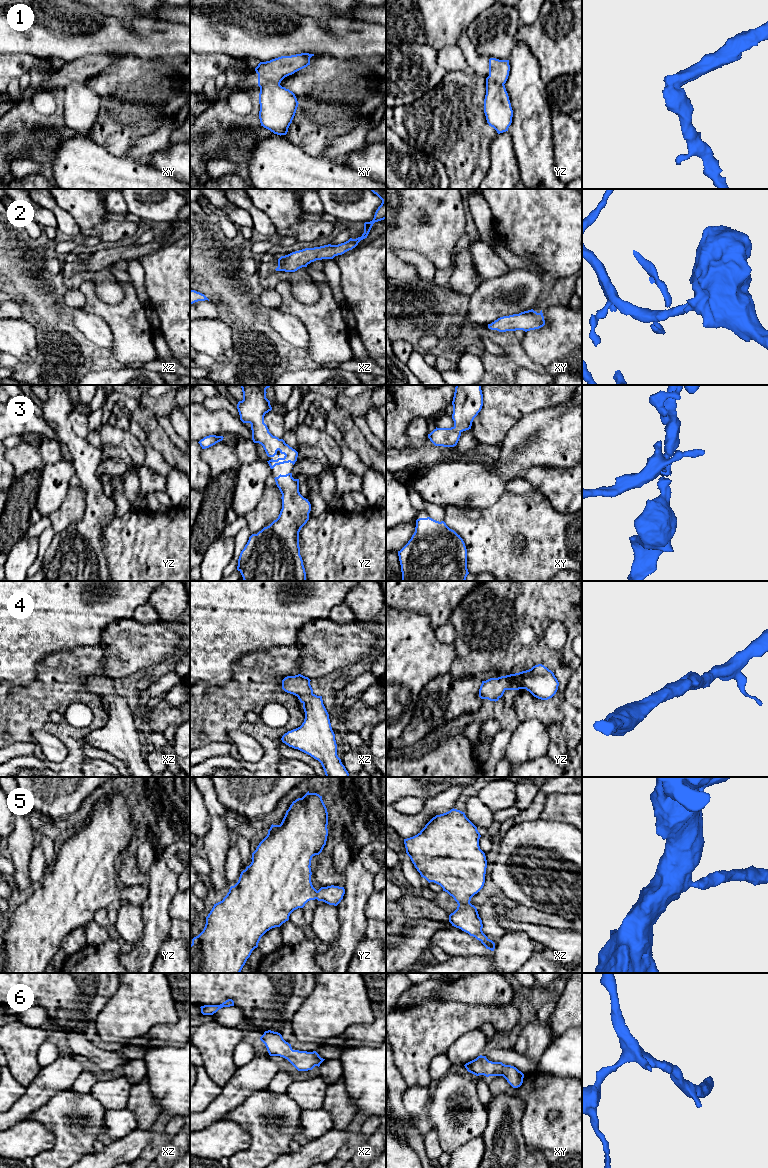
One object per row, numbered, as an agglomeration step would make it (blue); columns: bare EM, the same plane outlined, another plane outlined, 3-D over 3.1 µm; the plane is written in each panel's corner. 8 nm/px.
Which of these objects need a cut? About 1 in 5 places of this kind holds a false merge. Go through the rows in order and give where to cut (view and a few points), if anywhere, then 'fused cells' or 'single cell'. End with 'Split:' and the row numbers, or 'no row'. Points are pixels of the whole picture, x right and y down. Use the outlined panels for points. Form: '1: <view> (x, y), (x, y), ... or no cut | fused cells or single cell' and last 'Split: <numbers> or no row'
1: xy (279, 83), (265, 83), (260, 87) | fused cells
2: no cut | single cell
3: no cut | single cell
4: no cut | single cell
5: no cut | single cell
6: no cut | single cell
Split: 1

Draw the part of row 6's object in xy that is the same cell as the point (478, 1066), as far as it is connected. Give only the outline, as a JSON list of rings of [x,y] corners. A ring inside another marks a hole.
[[[480,1055],[464,1066],[468,1072],[476,1076],[503,1076],[513,1088],[518,1088],[523,1083],[524,1074],[516,1067],[489,1061],[486,1056]]]

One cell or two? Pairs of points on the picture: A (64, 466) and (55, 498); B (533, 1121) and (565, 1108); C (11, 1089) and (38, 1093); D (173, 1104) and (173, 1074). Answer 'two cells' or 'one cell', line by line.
A: one cell
B: one cell
C: two cells
D: one cell

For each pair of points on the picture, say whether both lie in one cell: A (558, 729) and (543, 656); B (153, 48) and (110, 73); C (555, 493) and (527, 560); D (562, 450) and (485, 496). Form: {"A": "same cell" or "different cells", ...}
{"A": "different cells", "B": "different cells", "C": "different cells", "D": "same cell"}

